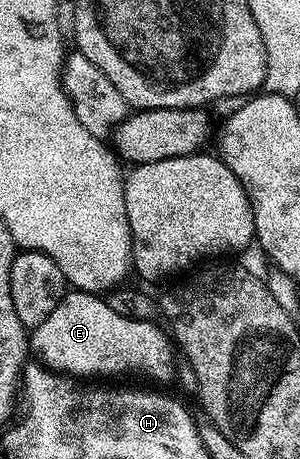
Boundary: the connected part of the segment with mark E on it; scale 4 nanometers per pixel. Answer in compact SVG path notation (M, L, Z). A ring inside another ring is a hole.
M76 289L66 290L65 295L56 305L55 309L51 313L47 314L47 317L43 322L32 328L31 334L28 336L27 343L40 359L40 362L44 366L53 371L60 371L74 377L97 377L93 375L146 375L149 379L169 379L173 375L173 351L175 352L174 344L171 342L170 336L164 331L161 332L159 328L154 326L154 322L145 321L131 321L127 317L119 317L119 313L115 313L115 309L109 307L108 302L100 294L92 291L79 291Z

